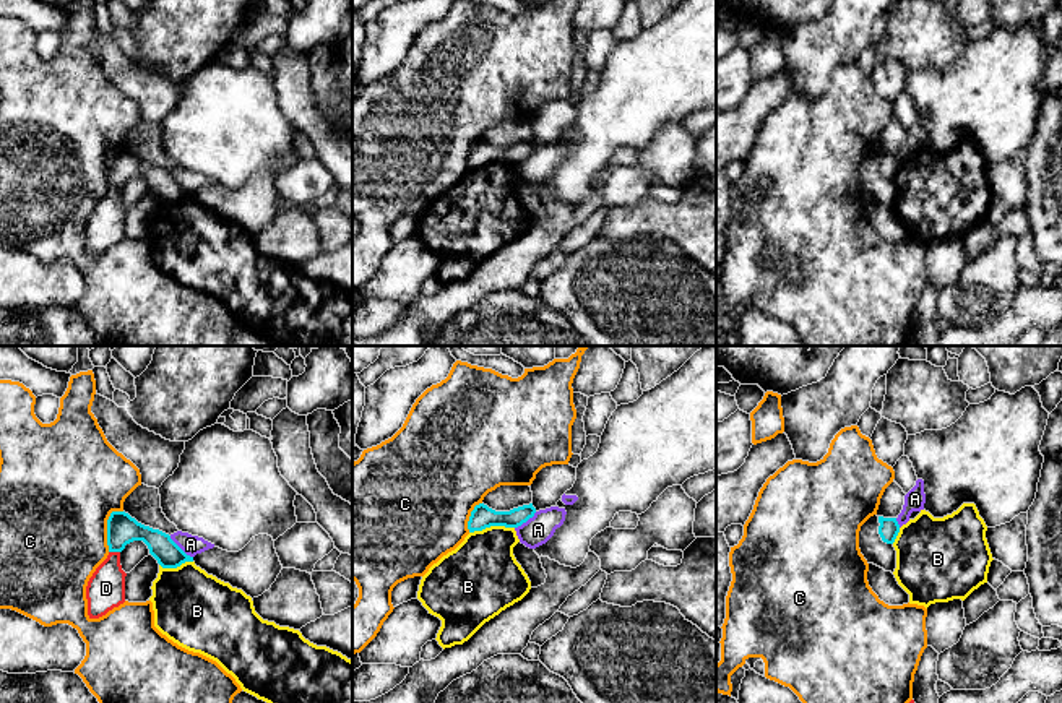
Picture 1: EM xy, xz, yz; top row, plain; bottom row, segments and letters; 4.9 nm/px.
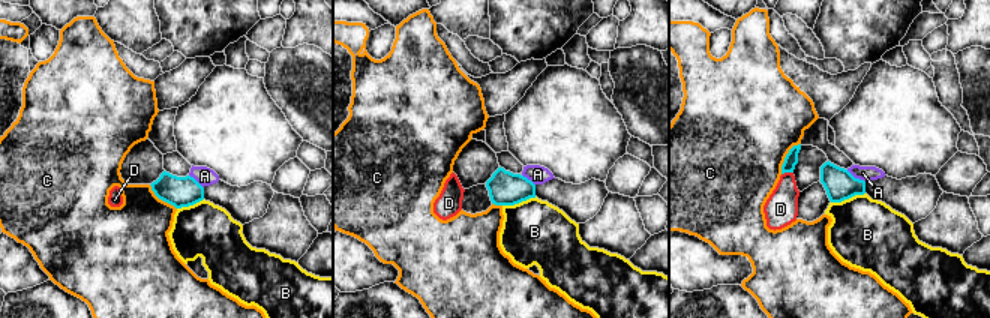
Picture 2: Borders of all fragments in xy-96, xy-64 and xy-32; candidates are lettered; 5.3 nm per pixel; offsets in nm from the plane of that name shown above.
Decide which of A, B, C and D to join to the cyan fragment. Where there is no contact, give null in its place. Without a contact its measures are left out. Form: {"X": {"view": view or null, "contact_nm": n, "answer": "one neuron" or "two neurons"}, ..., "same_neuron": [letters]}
{"A": {"view": "xy", "contact_nm": 160, "answer": "two neurons"}, "B": {"view": "xz", "contact_nm": 220, "answer": "two neurons"}, "C": {"view": "xy", "contact_nm": 220, "answer": "two neurons"}, "D": {"view": "xy", "contact_nm": 60, "answer": "two neurons"}, "same_neuron": []}

